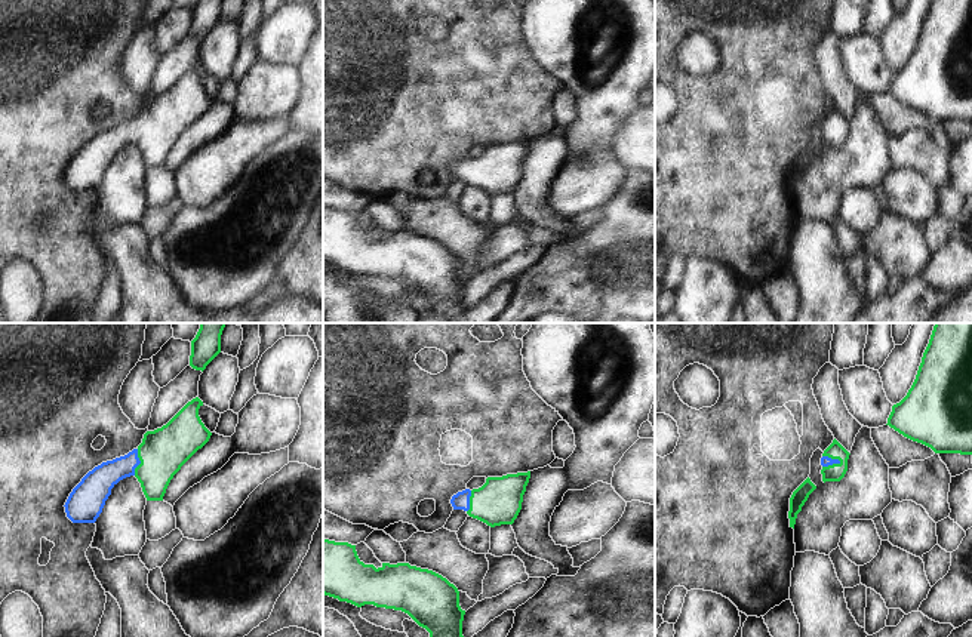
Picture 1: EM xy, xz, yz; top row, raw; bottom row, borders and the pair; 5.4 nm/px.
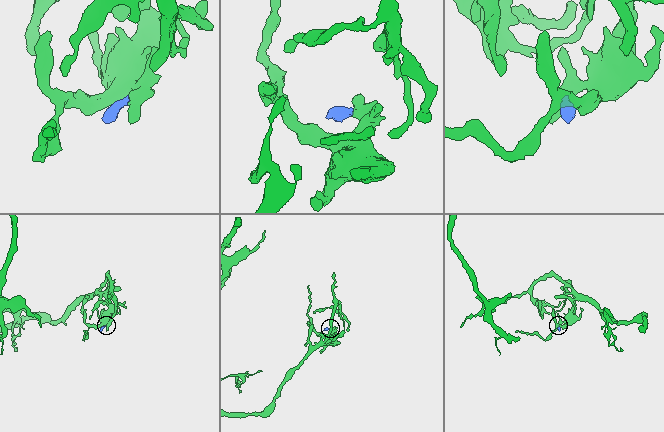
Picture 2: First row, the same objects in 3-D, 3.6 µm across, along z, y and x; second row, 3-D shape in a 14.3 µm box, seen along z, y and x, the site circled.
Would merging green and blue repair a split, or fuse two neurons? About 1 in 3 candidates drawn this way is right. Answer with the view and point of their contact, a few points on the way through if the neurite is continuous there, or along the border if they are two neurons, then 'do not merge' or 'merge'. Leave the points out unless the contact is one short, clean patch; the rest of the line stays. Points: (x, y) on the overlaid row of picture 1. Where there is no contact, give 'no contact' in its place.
meets green in yz at (831, 458); runs through yz (833, 473), (839, 461), (831, 458), (826, 461); merge

